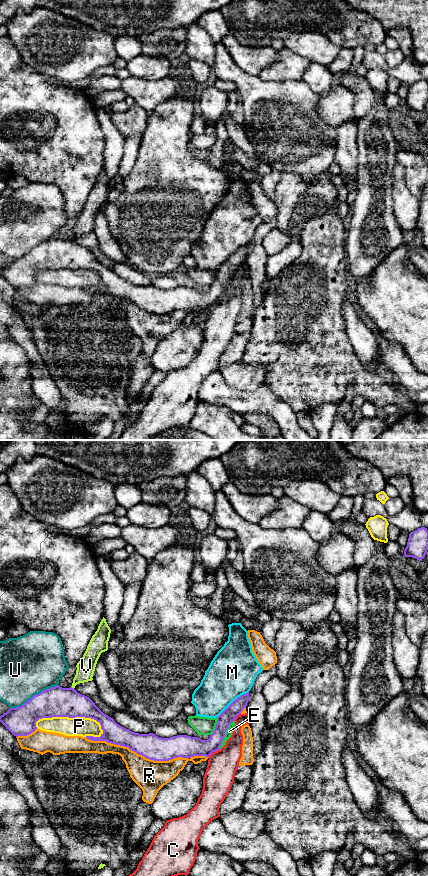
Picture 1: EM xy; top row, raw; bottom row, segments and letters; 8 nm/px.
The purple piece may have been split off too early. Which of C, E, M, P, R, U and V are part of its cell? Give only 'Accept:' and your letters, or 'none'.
Accept: none

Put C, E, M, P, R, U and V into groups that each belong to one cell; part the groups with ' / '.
C / E / M / P / R / U / V

